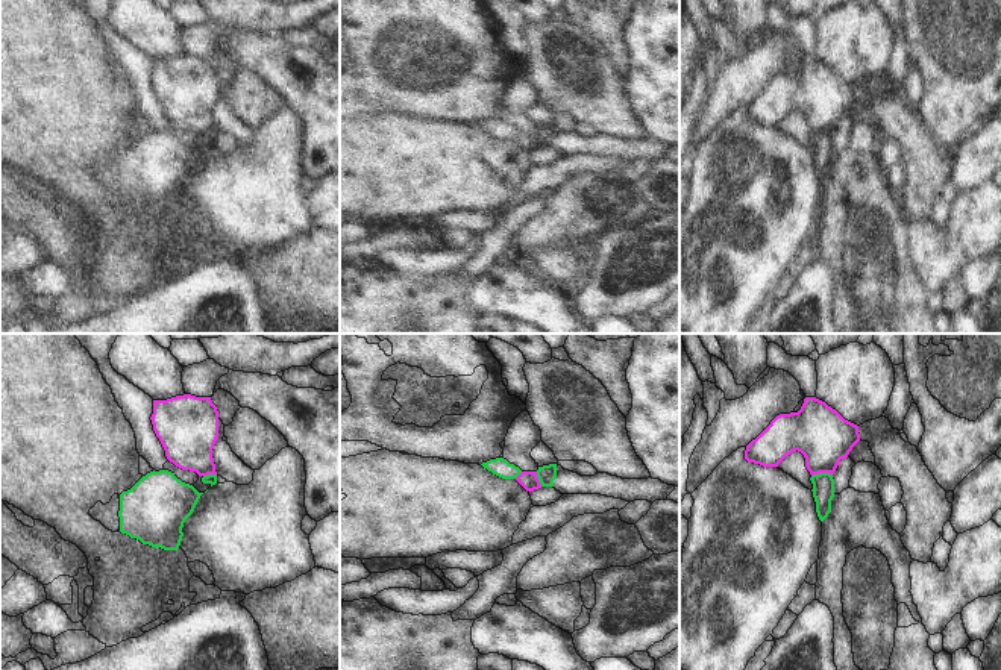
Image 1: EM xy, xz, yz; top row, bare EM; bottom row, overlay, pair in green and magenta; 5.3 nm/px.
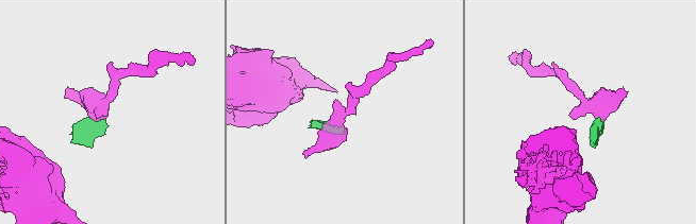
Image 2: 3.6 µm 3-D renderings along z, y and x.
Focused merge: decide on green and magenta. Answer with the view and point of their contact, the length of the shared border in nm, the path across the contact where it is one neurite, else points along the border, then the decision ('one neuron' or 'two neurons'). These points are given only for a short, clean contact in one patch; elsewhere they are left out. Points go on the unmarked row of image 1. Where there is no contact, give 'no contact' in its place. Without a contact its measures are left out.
meets green in yz at (821, 134); contact 110 nm long; border along yz (831, 134), (815, 134), (812, 137); two neurons

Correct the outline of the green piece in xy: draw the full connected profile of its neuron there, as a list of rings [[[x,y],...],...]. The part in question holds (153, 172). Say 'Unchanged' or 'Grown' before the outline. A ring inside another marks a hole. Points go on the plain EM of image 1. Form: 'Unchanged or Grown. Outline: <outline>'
Grown. Outline: [[[153,130],[130,150],[114,155],[109,164],[97,162],[88,174],[112,193],[120,191],[152,208],[177,211],[184,183],[202,155],[174,133]]]

